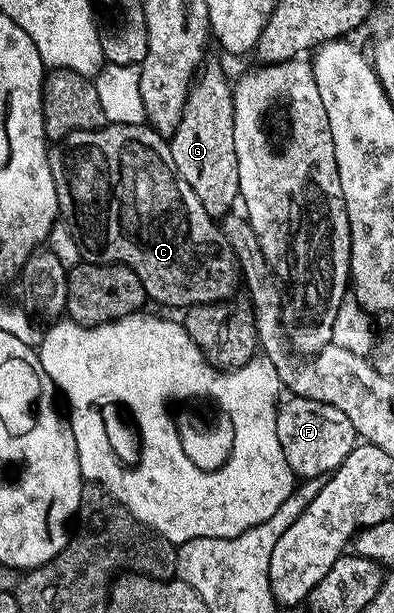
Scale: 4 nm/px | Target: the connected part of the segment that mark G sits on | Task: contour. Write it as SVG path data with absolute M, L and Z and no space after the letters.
M212 59L202 64L195 82L189 90L189 98L185 100L183 115L179 119L177 129L168 138L171 147L171 159L175 159L175 167L179 175L199 195L199 203L209 216L221 219L230 212L234 204L238 204L241 192L239 191L239 155L235 155L235 115L233 114L233 85L225 78L221 65Z

